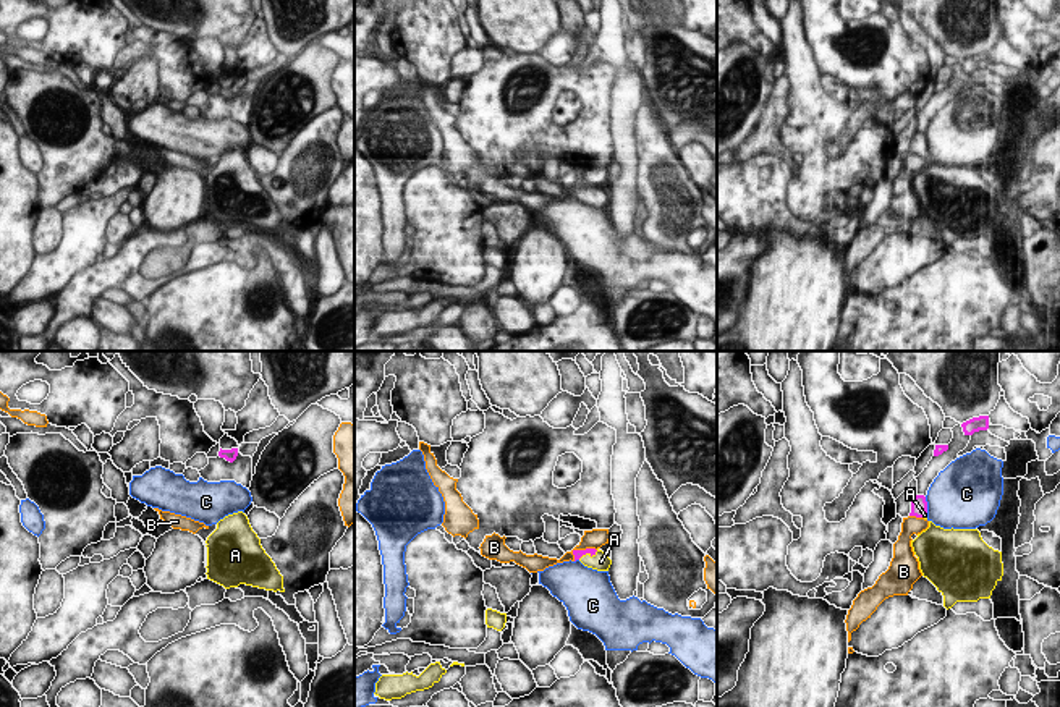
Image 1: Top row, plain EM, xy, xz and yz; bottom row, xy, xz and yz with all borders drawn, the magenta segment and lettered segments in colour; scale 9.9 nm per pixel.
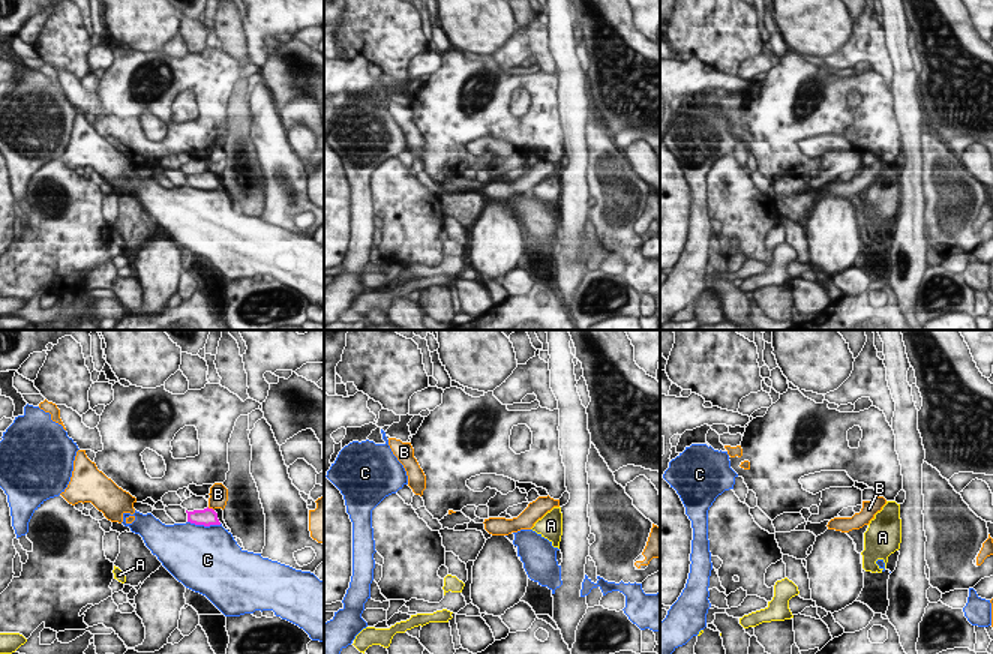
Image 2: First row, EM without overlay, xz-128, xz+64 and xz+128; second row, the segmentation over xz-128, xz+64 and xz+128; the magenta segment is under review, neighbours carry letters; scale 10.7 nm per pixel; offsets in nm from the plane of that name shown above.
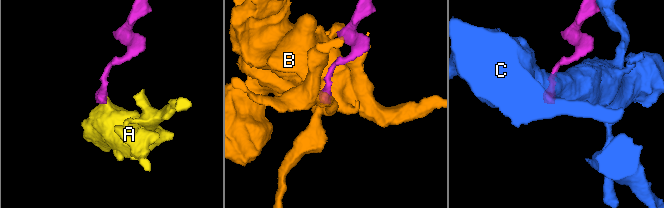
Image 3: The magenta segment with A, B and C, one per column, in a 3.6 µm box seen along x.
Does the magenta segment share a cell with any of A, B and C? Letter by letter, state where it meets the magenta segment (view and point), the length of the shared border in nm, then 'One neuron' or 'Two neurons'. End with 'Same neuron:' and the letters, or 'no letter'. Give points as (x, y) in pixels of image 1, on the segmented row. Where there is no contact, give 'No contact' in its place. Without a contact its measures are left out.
A: Touches magenta at xz (588, 552). Shared border 220 nm. One neuron
B: Touches magenta at xz (580, 550). Shared border 260 nm. Two neurons
C: Touches magenta at yz (926, 505). Shared border 180 nm. Two neurons
Same neuron: A

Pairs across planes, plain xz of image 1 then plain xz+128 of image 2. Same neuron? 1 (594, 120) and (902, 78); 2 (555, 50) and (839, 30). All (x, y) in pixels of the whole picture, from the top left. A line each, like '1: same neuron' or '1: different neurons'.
1: different neurons
2: different neurons

